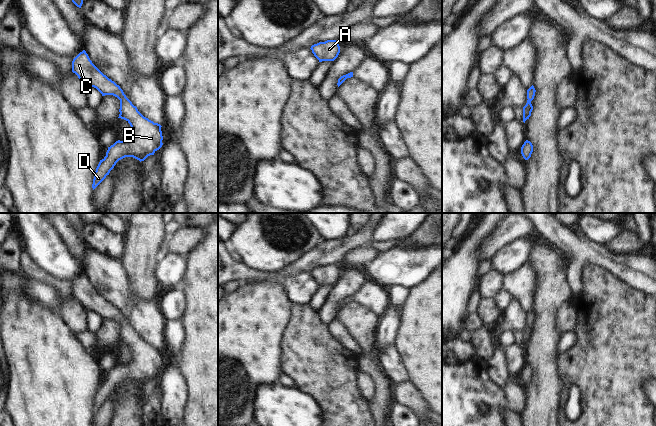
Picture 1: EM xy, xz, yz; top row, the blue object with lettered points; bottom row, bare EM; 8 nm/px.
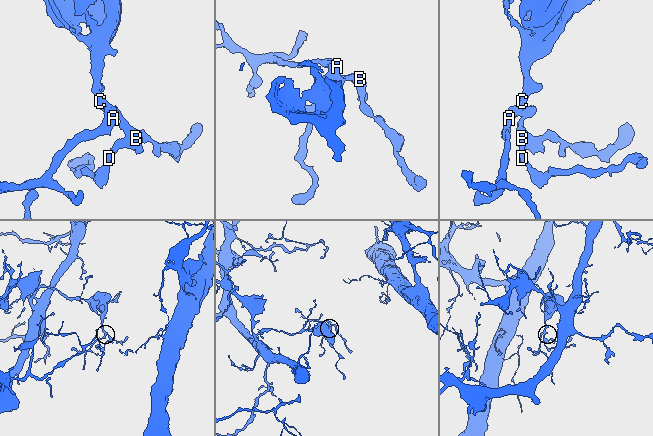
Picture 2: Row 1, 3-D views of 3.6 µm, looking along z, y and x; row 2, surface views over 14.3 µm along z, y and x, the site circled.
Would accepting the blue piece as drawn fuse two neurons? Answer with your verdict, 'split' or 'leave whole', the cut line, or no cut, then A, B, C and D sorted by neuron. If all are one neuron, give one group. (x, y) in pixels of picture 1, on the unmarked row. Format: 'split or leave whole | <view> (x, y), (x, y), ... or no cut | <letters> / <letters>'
leave whole | no cut | A B C D

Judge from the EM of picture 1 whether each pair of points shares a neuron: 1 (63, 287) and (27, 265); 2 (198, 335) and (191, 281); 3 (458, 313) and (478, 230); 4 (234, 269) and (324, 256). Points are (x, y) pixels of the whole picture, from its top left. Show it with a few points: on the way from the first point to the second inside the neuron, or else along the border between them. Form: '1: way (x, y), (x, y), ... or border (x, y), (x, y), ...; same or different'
1: way (54, 282), (36, 273); same
2: way (198, 322), (198, 294); same
3: way (458, 292), (458, 272), (465, 262), (468, 251); same
4: way (256, 275), (275, 274), (302, 264); same

